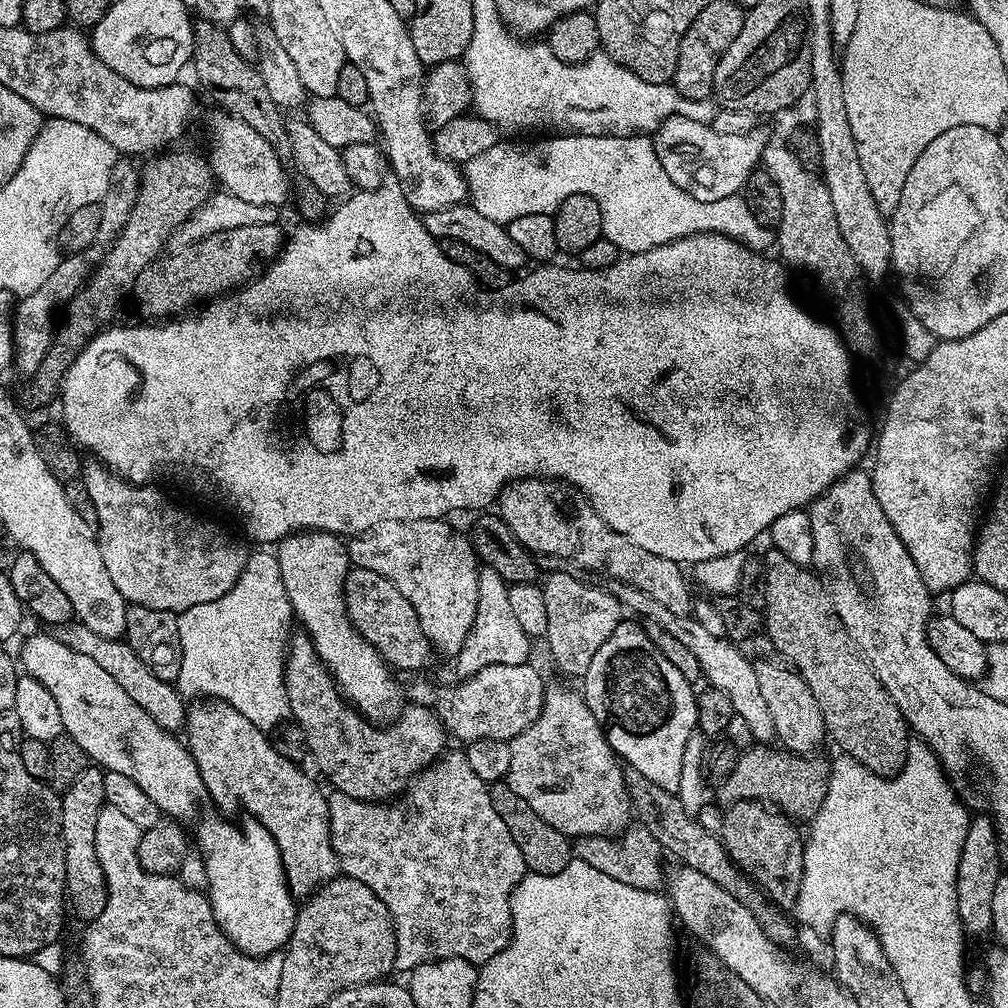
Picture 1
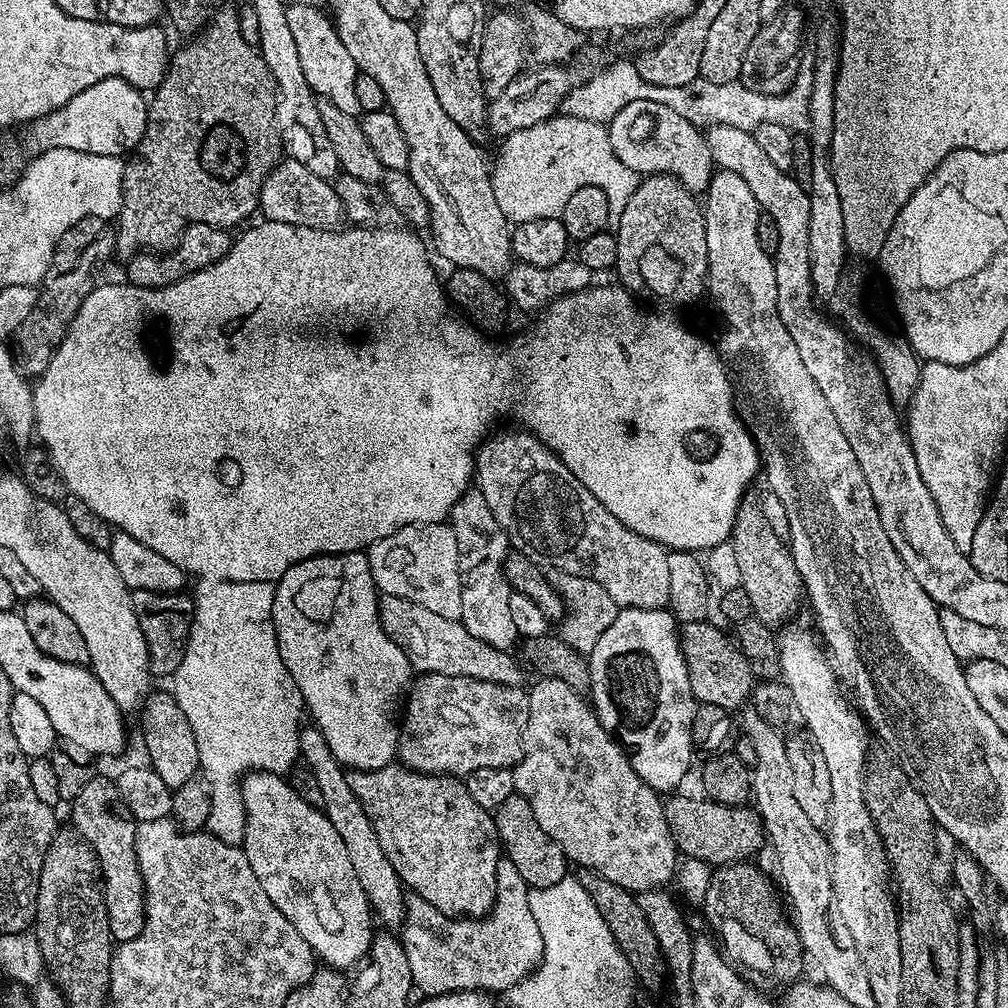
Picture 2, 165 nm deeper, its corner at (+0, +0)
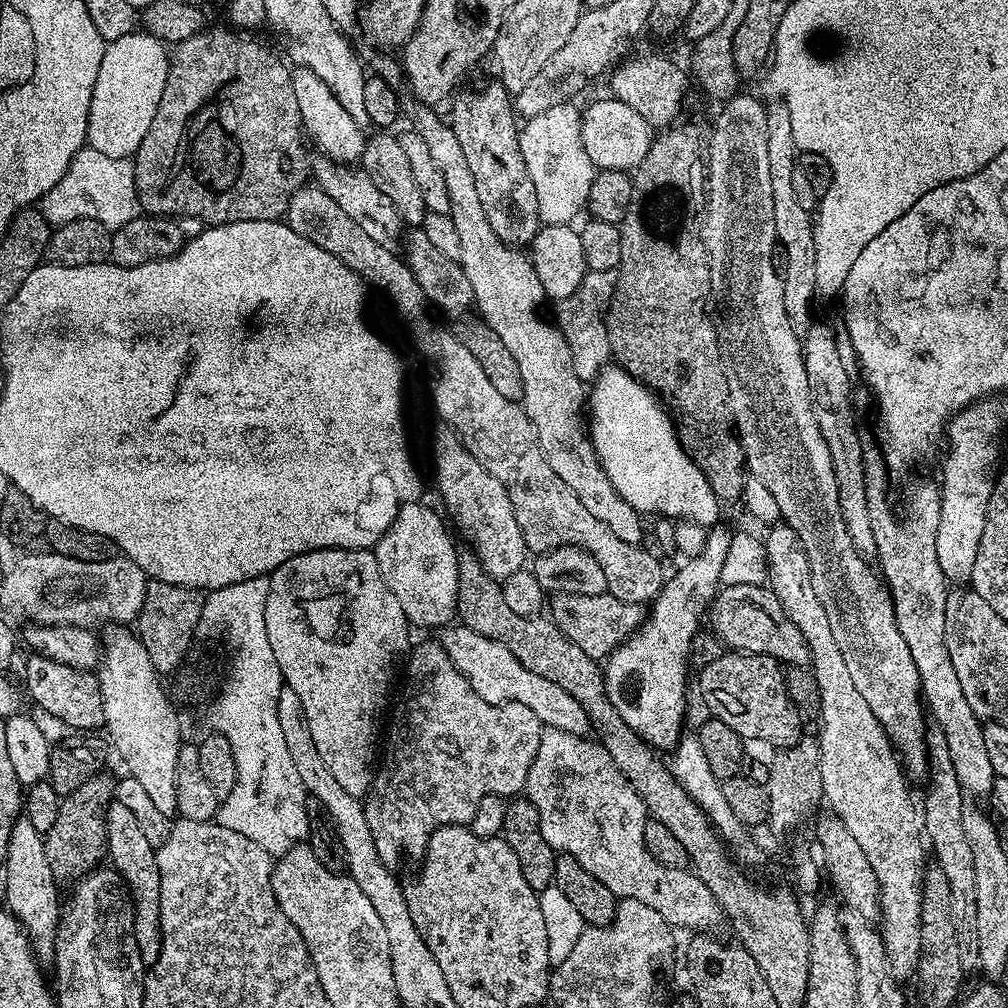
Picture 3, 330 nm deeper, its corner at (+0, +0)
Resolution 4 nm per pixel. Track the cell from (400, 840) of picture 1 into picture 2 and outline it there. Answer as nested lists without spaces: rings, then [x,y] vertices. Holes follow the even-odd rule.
[[[502,858],[496,871],[496,901],[487,916],[479,918],[446,918],[430,902],[421,896],[413,895],[406,904],[406,915],[402,925],[402,943],[406,950],[406,958],[410,962],[412,983],[417,989],[424,991],[425,997],[441,996],[447,992],[487,992],[489,994],[507,993],[515,984],[521,984],[527,976],[531,976],[540,965],[544,956],[544,943],[538,922],[534,922],[534,914],[530,914],[528,901],[529,886],[518,874],[514,862]]]

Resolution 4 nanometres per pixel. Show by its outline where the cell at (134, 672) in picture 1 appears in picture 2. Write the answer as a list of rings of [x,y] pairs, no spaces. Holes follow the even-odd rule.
[[[153,691],[145,700],[139,716],[140,724],[144,727],[144,744],[148,747],[149,758],[152,759],[149,760],[150,767],[158,774],[158,778],[162,778],[162,782],[166,782],[166,786],[173,790],[196,778],[200,772],[200,763],[194,730],[190,730],[190,722],[186,714],[182,714],[182,706],[178,706],[171,691]]]

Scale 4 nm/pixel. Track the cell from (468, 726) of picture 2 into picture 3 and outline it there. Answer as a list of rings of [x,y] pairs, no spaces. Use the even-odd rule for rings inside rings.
[[[435,639],[415,648],[416,645],[407,657],[408,677],[404,680],[404,693],[400,696],[396,713],[395,708],[391,713],[382,759],[372,777],[372,788],[364,800],[366,822],[370,825],[370,834],[374,836],[378,858],[382,858],[382,862],[393,870],[399,869],[403,856],[423,857],[428,839],[442,826],[471,825],[476,807],[487,795],[519,797],[524,792],[534,754],[538,754],[542,731],[541,722],[530,706],[491,704],[486,702],[486,698],[478,698],[470,682],[466,682],[444,647]]]

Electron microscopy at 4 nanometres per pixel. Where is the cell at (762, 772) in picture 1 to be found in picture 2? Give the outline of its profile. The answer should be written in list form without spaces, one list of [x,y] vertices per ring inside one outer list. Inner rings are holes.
[[[680,795],[664,800],[664,813],[676,847],[685,857],[707,866],[723,866],[747,861],[763,844],[765,847],[766,833],[755,807],[720,804],[707,798],[687,800]]]

